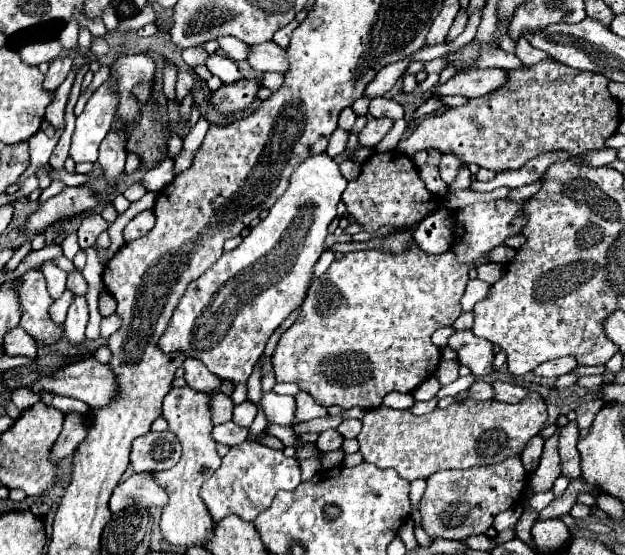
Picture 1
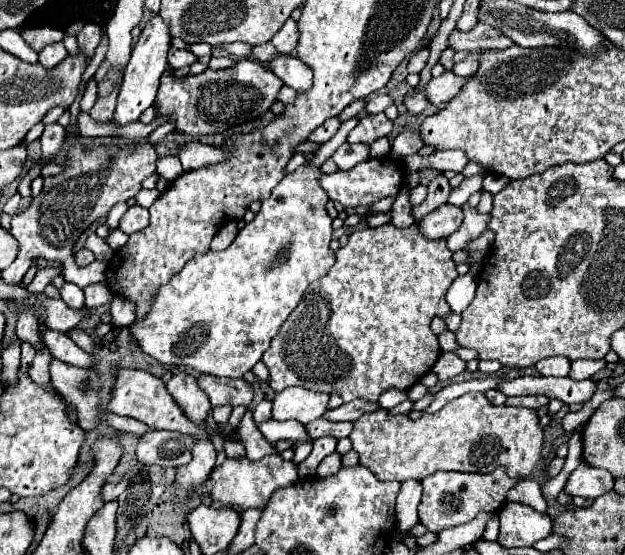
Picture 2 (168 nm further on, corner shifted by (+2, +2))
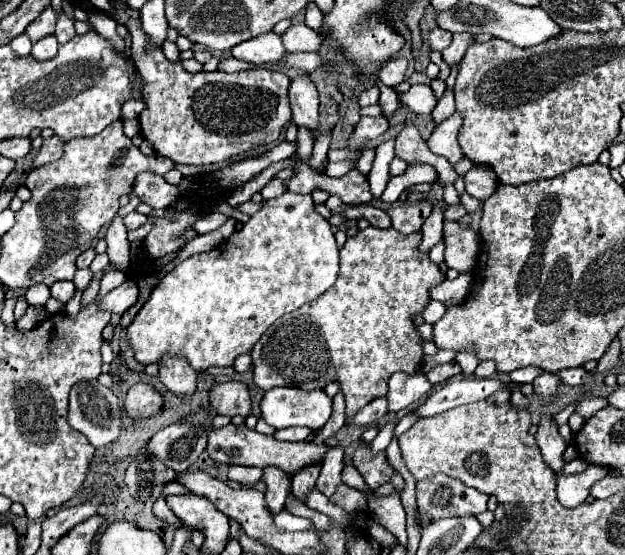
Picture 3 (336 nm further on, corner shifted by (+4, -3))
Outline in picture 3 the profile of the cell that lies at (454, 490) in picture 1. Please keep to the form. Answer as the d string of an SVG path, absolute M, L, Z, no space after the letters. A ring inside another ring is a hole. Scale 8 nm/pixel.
M434 474L432 478L416 482L416 502L424 522L434 522L448 516L476 516L486 510L488 496L466 486L458 478Z

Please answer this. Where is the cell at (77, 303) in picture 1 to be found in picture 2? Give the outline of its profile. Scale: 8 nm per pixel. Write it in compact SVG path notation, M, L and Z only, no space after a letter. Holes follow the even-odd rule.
M64 283L64 287L60 289L60 293L62 293L64 303L66 303L70 309L78 311L78 309L84 309L84 307L86 307L86 305L84 305L84 291L82 291L78 285L74 285L74 283Z

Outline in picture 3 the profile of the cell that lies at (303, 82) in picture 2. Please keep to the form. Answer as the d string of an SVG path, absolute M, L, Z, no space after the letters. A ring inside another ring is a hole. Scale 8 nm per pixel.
M308 76L294 78L290 86L290 104L292 104L292 122L298 128L308 128L314 136L320 128L318 122L318 92Z

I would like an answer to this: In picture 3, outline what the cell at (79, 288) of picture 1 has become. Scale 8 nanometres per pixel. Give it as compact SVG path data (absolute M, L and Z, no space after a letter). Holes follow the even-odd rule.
M36 284L36 286L26 290L24 298L28 300L30 306L44 306L48 302L48 298L50 298L50 290L44 284Z

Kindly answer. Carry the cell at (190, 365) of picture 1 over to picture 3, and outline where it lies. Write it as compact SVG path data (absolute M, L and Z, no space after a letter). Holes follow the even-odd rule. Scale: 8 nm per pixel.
M224 382L214 384L210 394L210 406L224 416L248 416L250 414L250 396L248 388L242 382Z

